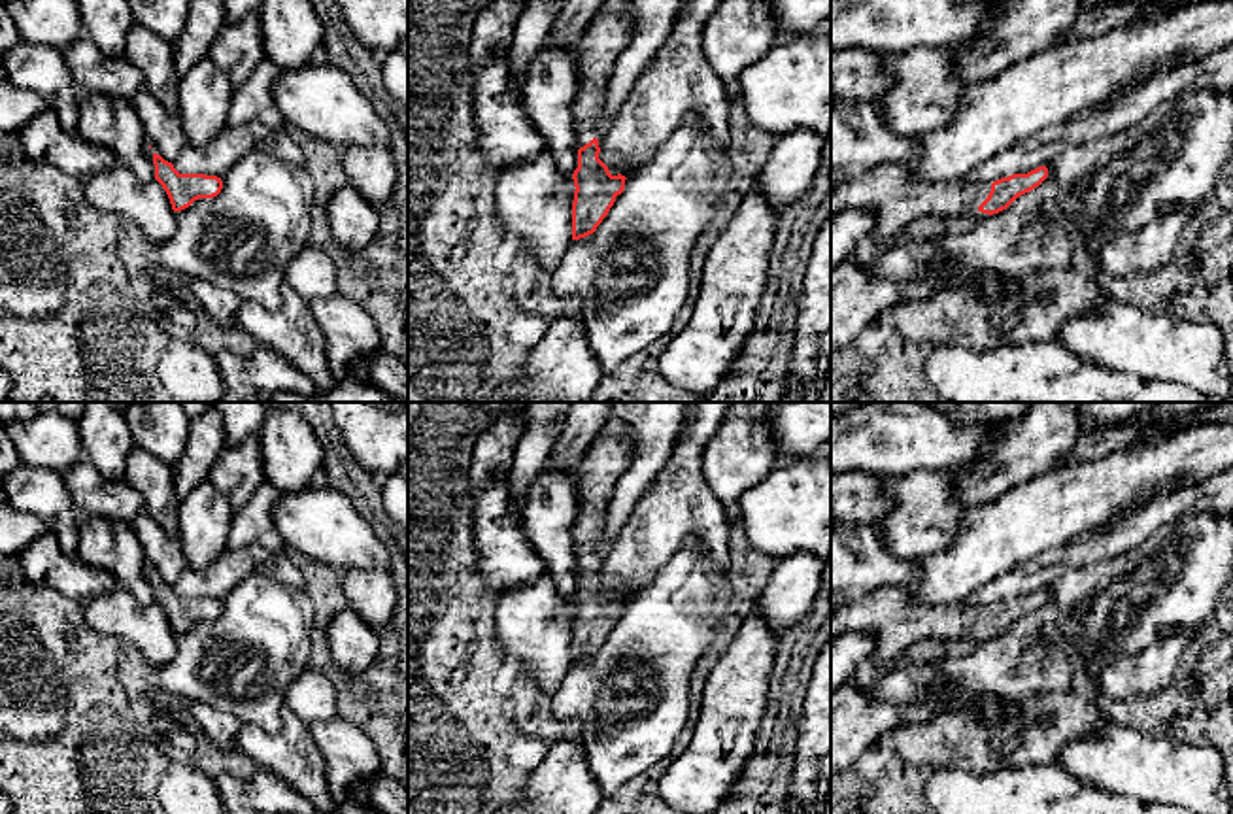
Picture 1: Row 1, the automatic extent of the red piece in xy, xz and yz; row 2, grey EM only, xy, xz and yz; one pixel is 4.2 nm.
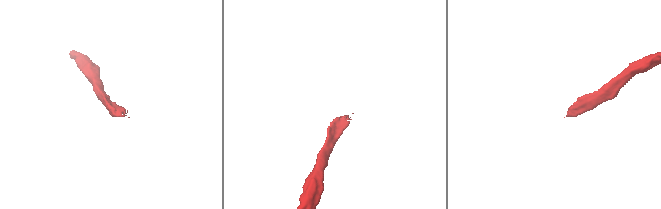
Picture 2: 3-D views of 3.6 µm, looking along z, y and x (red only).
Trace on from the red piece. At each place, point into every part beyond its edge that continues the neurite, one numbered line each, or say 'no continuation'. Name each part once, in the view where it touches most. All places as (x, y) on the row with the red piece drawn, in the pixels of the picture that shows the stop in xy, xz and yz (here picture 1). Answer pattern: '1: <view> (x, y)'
1: yz (892, 191)

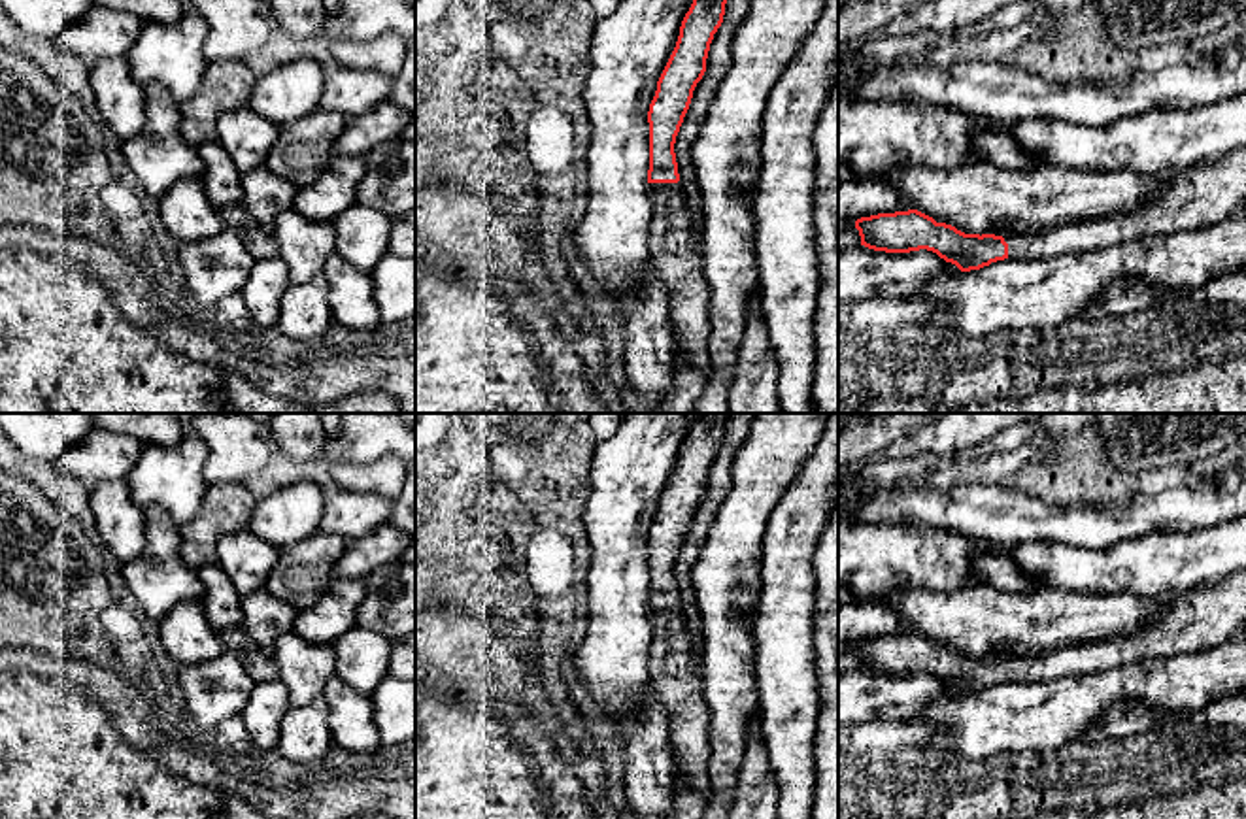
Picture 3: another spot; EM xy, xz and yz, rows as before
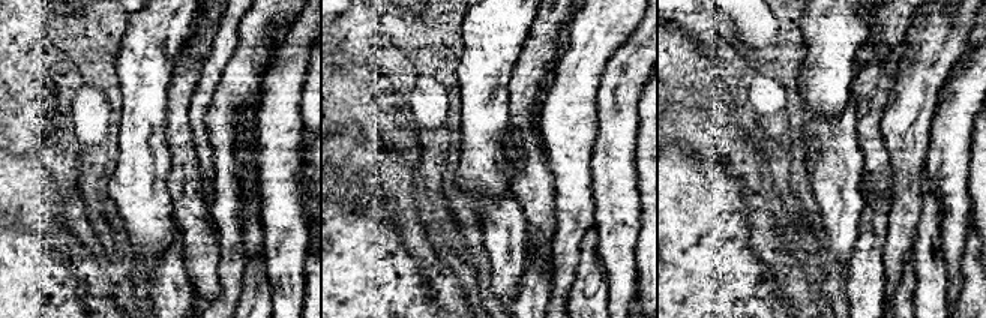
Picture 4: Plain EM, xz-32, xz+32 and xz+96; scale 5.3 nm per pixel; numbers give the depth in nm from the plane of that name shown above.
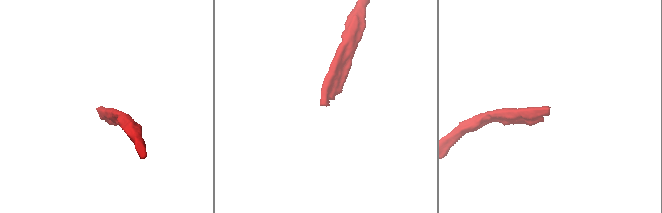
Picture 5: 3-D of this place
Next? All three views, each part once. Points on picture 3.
1: xz (676, 246)

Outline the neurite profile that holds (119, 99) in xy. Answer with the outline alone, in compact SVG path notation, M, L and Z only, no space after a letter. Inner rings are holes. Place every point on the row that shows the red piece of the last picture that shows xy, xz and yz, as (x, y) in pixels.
M125 57L91 66L89 81L100 115L121 142L134 138L145 123L145 87L138 85Z

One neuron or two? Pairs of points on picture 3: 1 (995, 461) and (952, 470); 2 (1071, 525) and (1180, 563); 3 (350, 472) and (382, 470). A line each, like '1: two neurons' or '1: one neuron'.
1: one neuron
2: two neurons
3: one neuron

